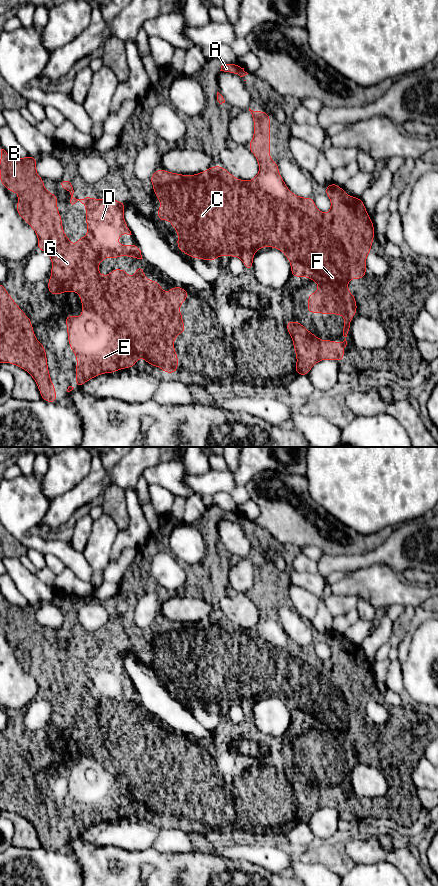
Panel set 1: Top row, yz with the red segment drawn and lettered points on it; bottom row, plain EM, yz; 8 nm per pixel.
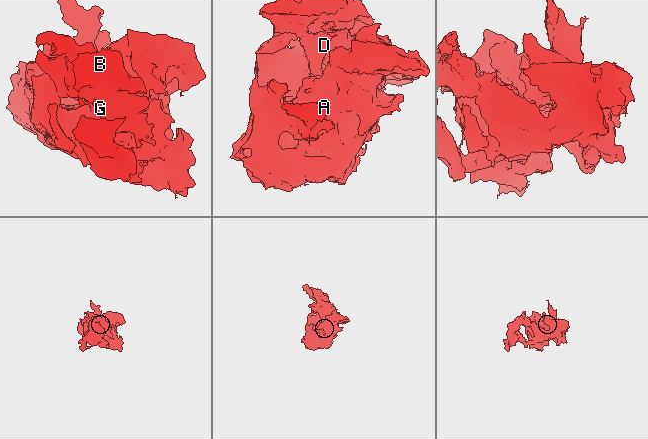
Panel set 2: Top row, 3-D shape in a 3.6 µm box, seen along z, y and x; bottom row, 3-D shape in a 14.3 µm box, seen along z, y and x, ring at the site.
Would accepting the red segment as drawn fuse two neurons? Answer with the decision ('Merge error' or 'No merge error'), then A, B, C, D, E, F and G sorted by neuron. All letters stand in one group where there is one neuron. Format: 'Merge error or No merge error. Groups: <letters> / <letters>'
No merge error. Groups: A B C D E F G

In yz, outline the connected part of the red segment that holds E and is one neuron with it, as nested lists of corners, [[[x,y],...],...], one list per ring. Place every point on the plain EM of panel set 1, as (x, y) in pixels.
[[[1,597],[0,631],[7,639],[18,640],[18,663],[38,683],[37,698],[47,700],[52,708],[51,725],[47,730],[50,743],[62,744],[75,739],[82,748],[79,760],[85,762],[83,765],[64,765],[68,791],[72,800],[77,802],[76,835],[80,836],[85,830],[103,821],[137,815],[136,808],[139,805],[150,814],[160,815],[166,822],[177,821],[178,802],[174,799],[174,786],[186,780],[186,774],[182,771],[183,762],[178,756],[186,749],[190,739],[176,734],[169,736],[169,742],[166,743],[159,729],[149,729],[143,724],[144,716],[141,714],[135,715],[135,725],[127,725],[125,717],[111,717],[108,720],[111,724],[100,723],[98,714],[105,705],[143,707],[136,691],[131,694],[118,693],[121,682],[132,683],[123,665],[127,652],[117,647],[93,647],[88,642],[85,642],[84,647],[76,647],[71,631],[63,625],[58,633],[70,640],[70,651],[73,653],[79,648],[86,654],[88,684],[83,683],[78,687],[74,696],[63,679],[62,665],[56,655],[58,645],[44,636],[44,628],[36,620],[37,608],[38,605],[31,604],[16,606]]]

